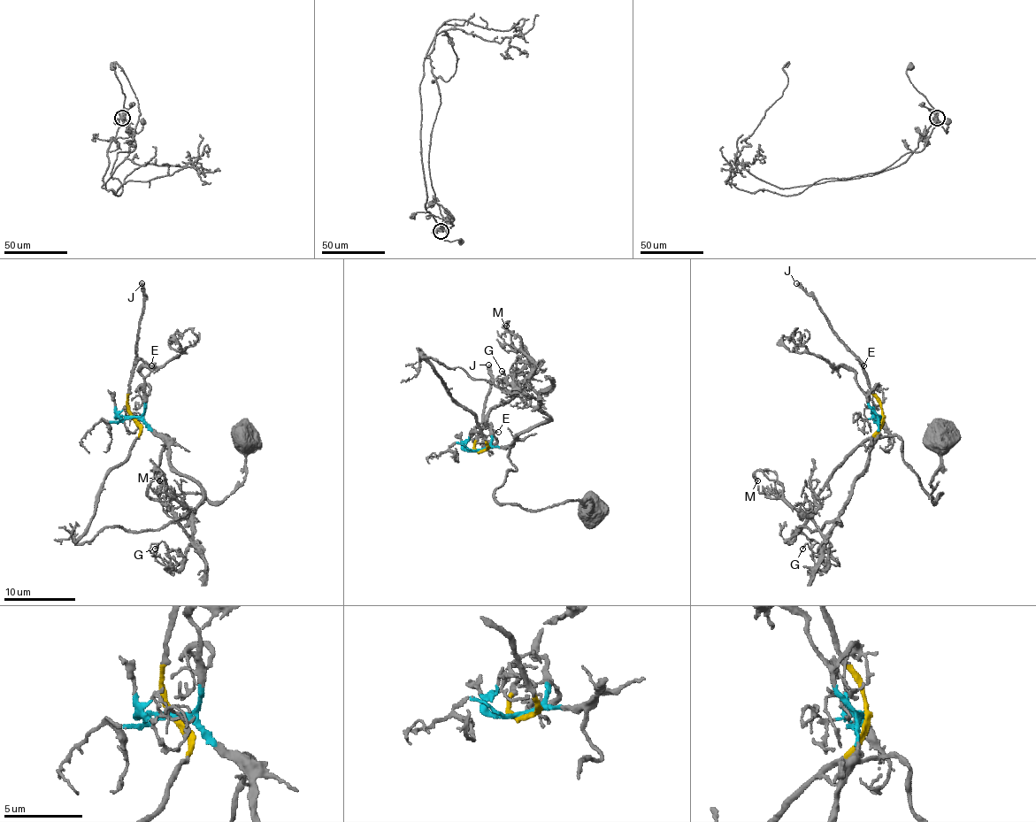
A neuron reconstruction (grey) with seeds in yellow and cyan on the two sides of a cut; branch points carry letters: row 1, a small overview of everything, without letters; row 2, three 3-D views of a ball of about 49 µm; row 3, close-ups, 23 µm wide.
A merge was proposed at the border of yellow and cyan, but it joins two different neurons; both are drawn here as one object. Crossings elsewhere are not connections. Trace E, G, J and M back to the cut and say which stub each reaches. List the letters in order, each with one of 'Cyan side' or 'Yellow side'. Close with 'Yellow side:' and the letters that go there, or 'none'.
E: Yellow side
G: Cyan side
J: Yellow side
M: Cyan side
Yellow side: E, J

